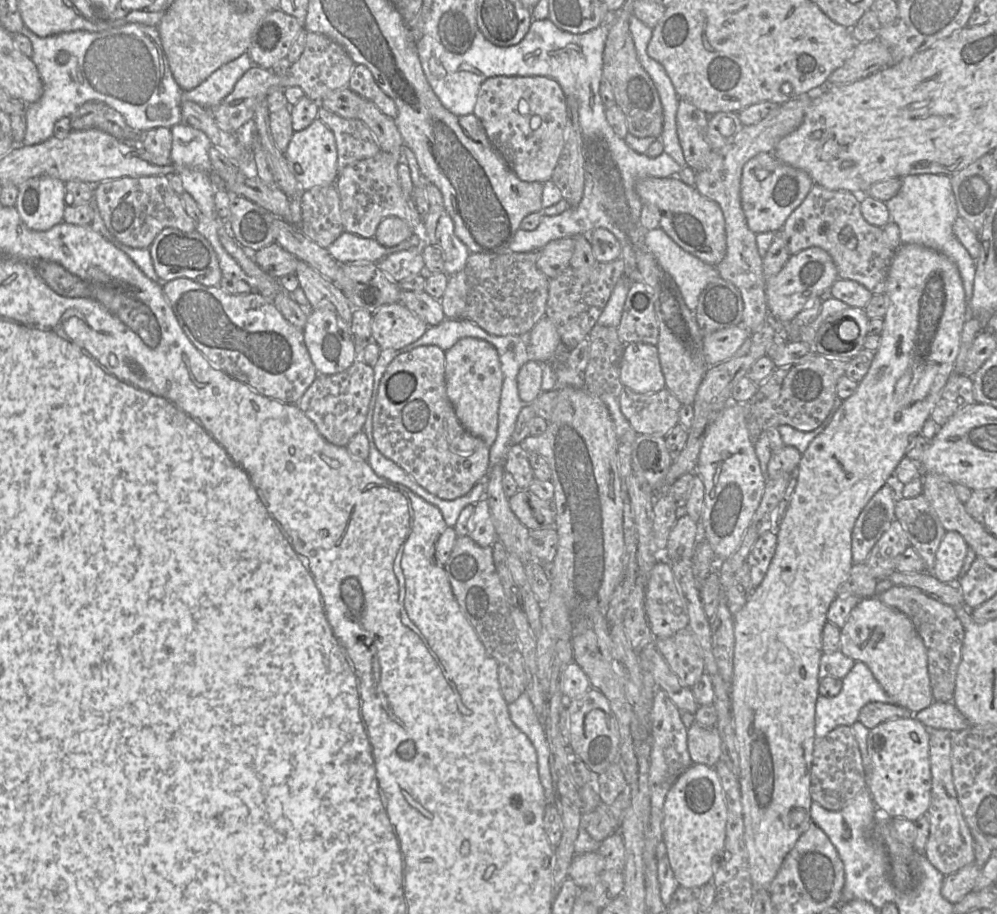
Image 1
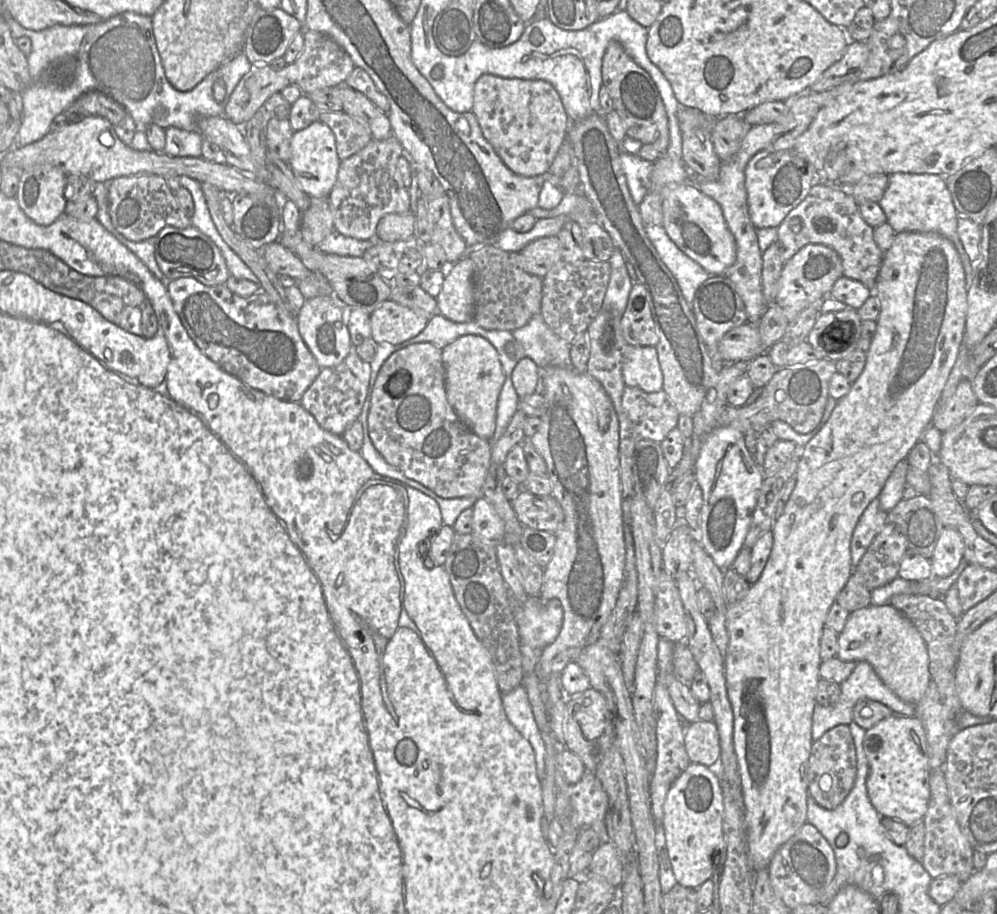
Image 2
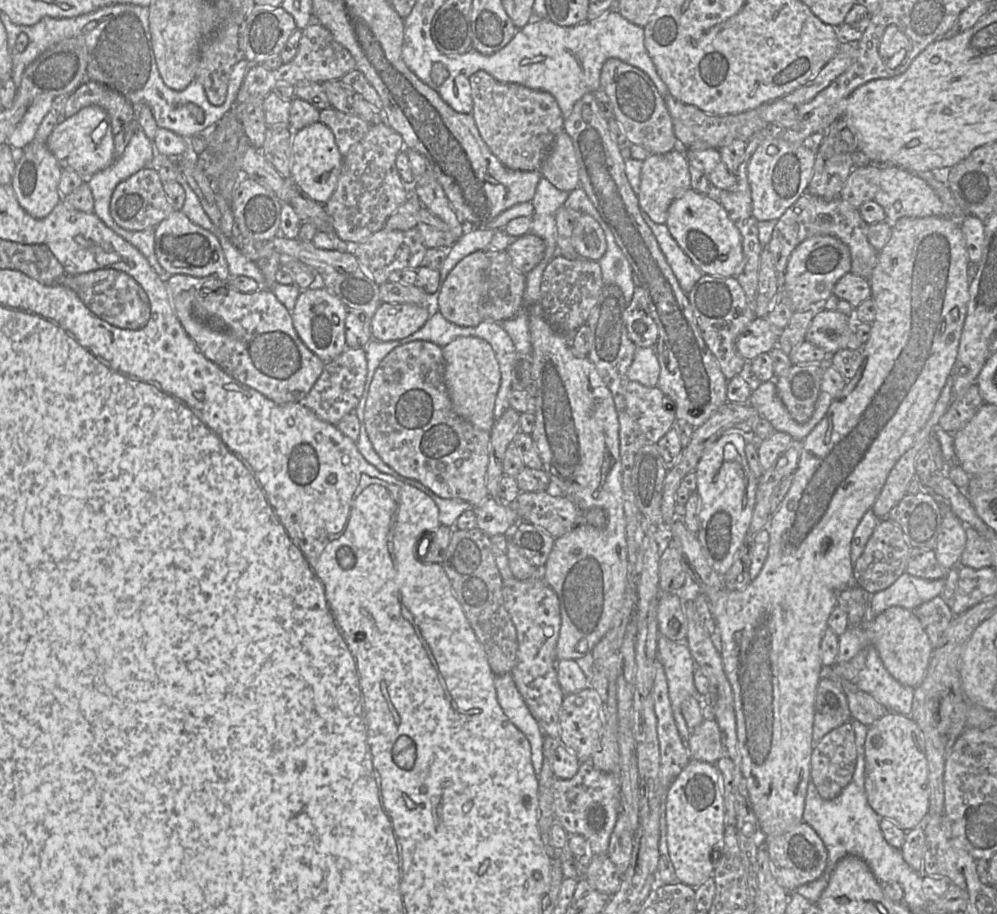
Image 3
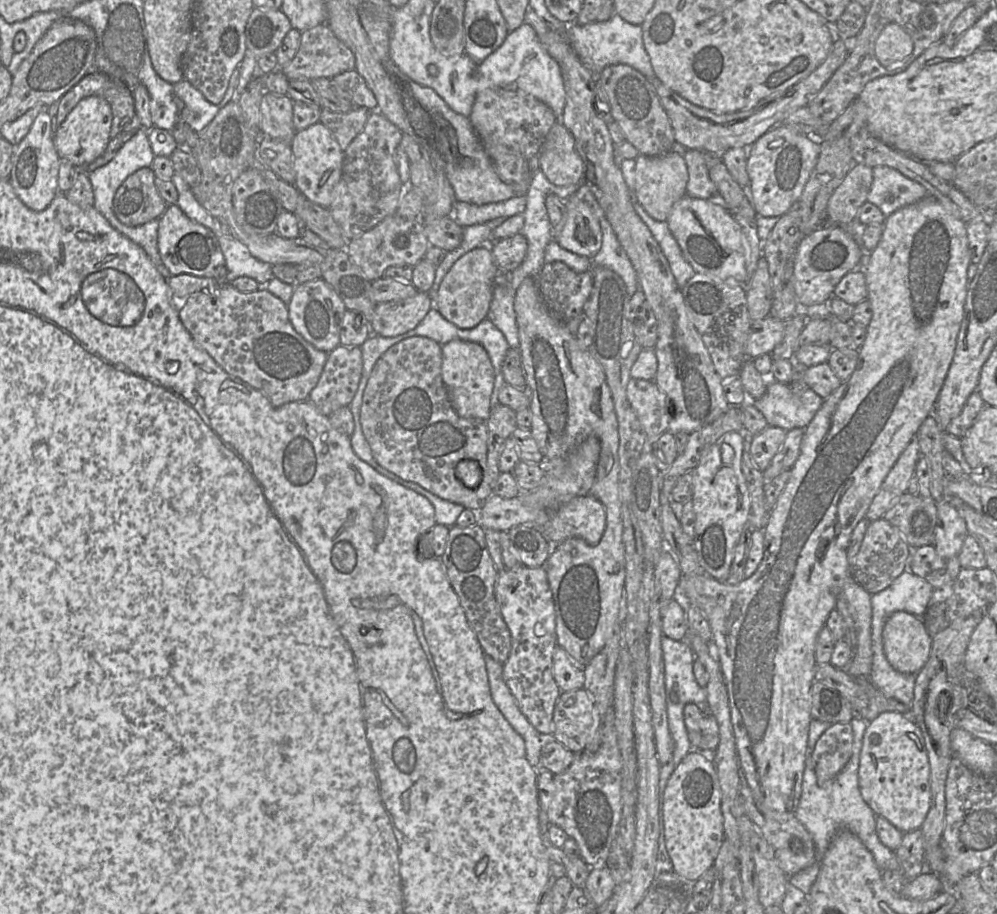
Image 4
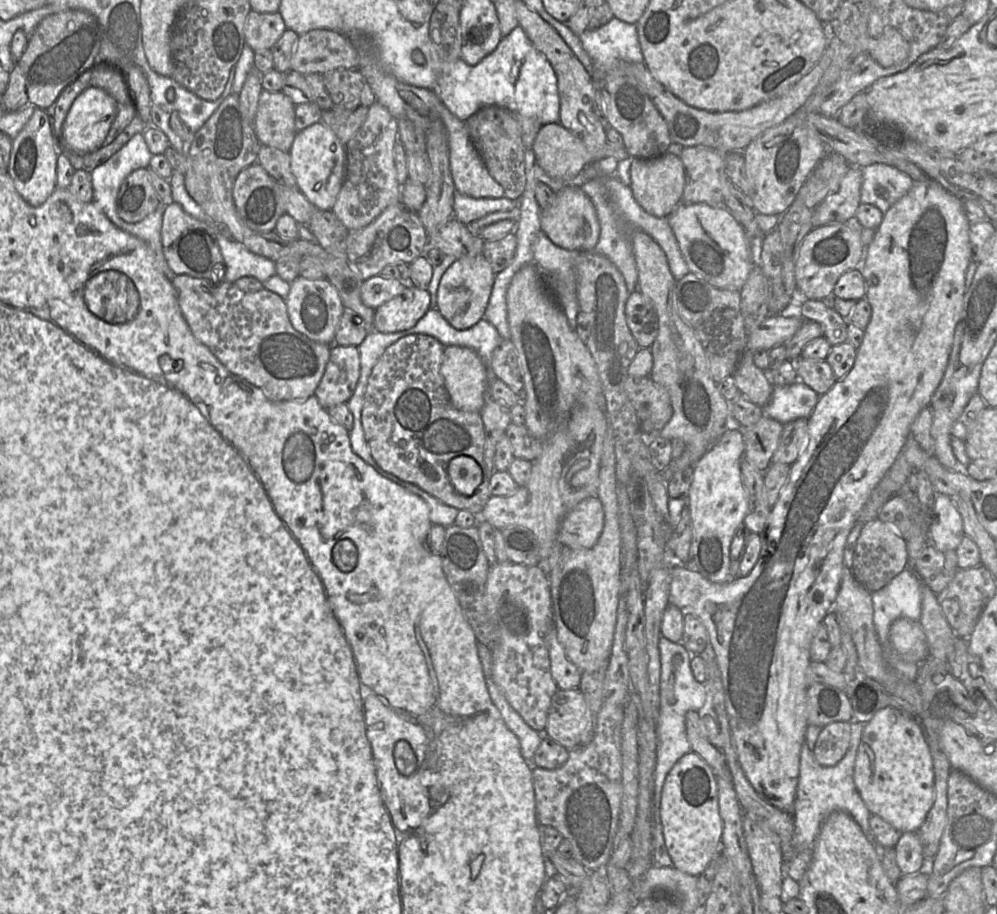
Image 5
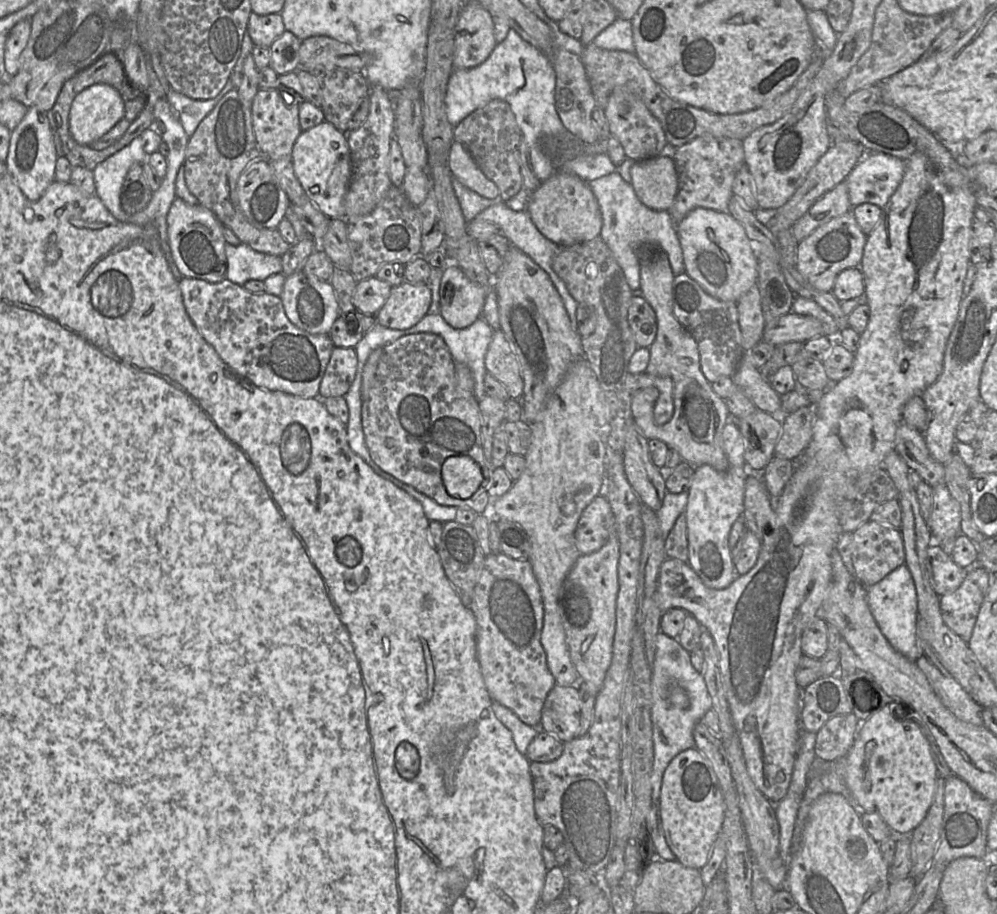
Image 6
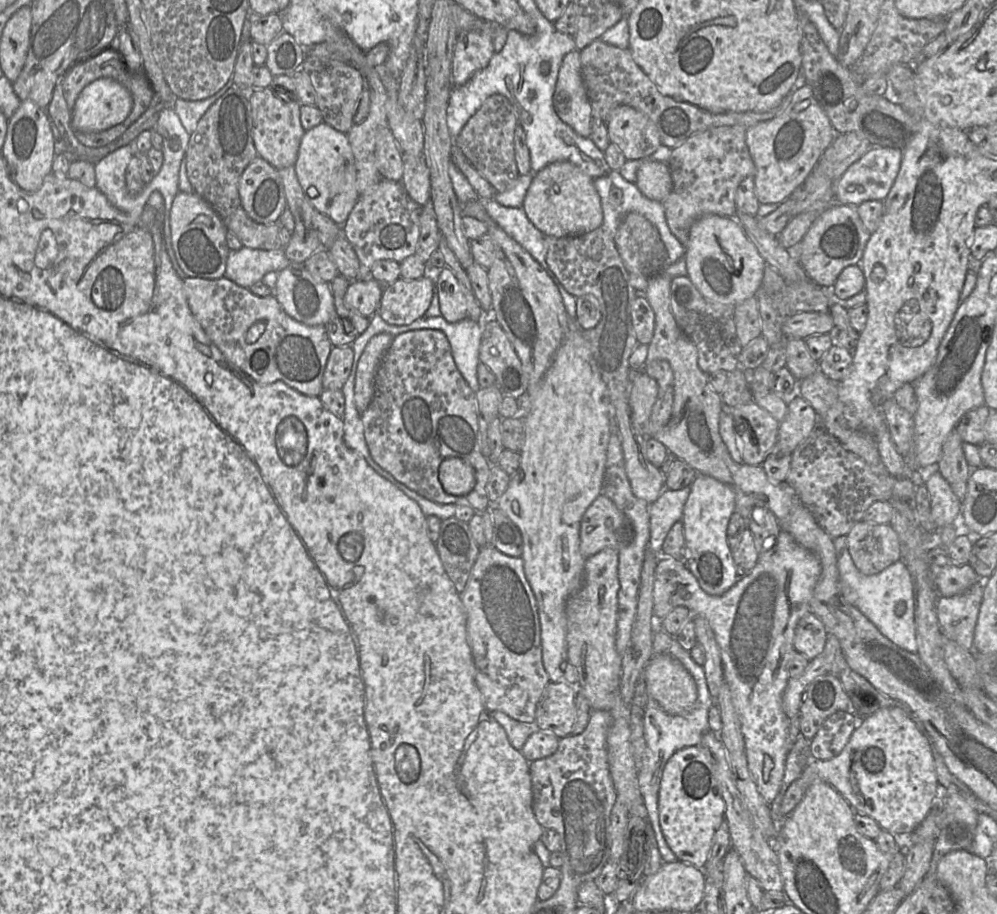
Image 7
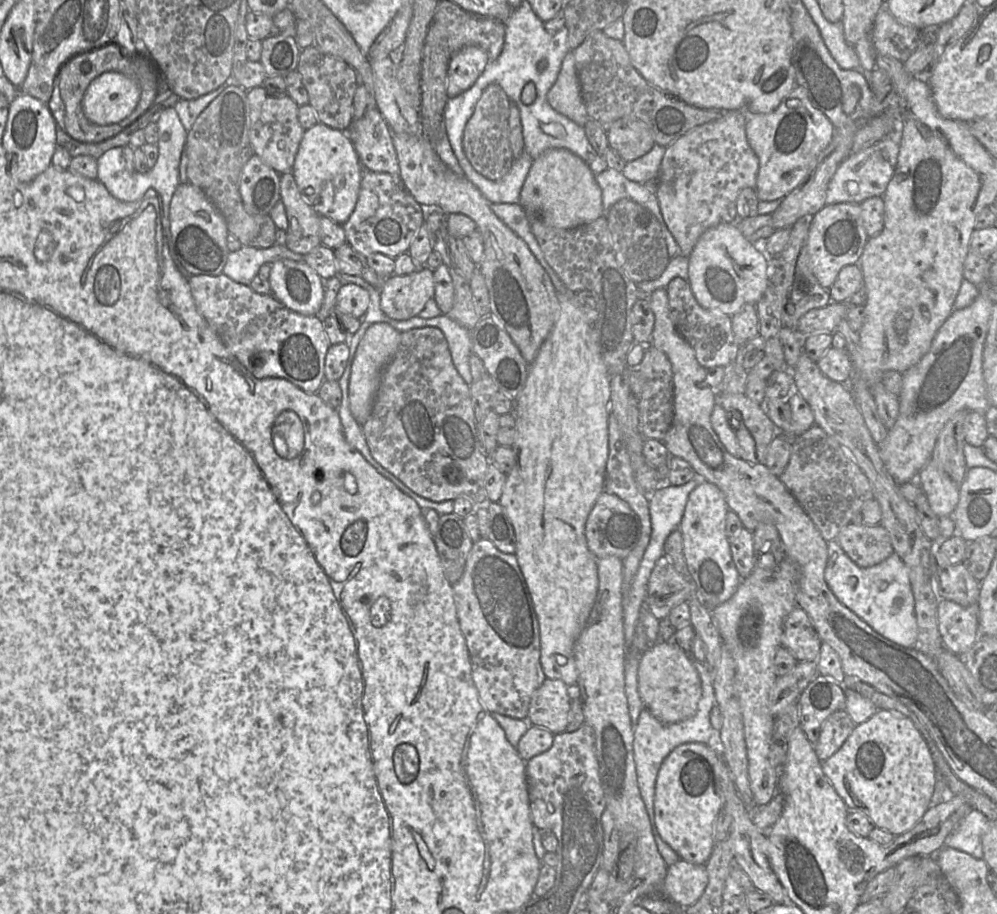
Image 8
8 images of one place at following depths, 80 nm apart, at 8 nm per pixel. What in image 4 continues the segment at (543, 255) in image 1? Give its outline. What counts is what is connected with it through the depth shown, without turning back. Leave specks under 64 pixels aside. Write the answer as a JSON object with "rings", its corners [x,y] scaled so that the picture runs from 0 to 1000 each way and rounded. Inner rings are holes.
{"rings":[[[523,255],[495,265],[490,269],[501,298],[512,299],[525,287],[530,267]]]}

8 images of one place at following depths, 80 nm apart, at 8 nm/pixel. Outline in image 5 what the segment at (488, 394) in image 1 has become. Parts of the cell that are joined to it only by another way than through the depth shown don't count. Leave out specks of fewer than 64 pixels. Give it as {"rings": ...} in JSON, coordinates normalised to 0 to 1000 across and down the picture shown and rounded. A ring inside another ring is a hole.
{"rings":[[[457,377],[447,379],[442,409],[457,447],[482,451],[486,443],[488,407],[475,383]]]}

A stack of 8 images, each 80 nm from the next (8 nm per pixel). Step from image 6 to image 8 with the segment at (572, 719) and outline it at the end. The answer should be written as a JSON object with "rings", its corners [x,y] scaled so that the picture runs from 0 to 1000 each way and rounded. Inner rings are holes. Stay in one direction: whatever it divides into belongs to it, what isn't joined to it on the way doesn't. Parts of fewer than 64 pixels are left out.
{"rings":[[[548,742],[533,763],[529,789],[556,804],[564,802],[568,800],[572,772],[570,751],[561,743]]]}

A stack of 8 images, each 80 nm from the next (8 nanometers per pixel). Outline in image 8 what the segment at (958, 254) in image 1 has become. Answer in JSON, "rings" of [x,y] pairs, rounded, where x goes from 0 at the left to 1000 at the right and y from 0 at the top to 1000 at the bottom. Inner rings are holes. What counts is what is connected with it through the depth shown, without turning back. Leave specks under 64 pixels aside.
{"rings":[[[888,150],[861,167],[853,168],[842,181],[831,199],[828,224],[840,222],[864,223],[871,217],[886,214],[891,200],[897,191],[902,165],[903,158],[898,156],[892,150]]]}

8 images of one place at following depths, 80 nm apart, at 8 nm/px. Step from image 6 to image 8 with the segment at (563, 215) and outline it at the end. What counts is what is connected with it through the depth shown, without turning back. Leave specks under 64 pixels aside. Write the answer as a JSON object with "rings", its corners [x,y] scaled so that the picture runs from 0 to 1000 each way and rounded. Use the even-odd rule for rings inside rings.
{"rings":[[[553,162],[535,176],[521,223],[529,237],[540,234],[551,248],[574,251],[592,244],[605,235],[604,209],[597,193],[581,171],[566,162]]]}

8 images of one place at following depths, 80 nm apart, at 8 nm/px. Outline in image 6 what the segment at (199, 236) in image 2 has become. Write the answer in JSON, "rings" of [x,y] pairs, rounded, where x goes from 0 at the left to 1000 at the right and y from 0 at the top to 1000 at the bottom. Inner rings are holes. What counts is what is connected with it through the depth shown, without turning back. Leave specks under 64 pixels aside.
{"rings":[[[177,216],[168,234],[168,255],[174,284],[184,303],[219,310],[227,304],[228,282],[224,245],[201,223],[190,224]]]}

